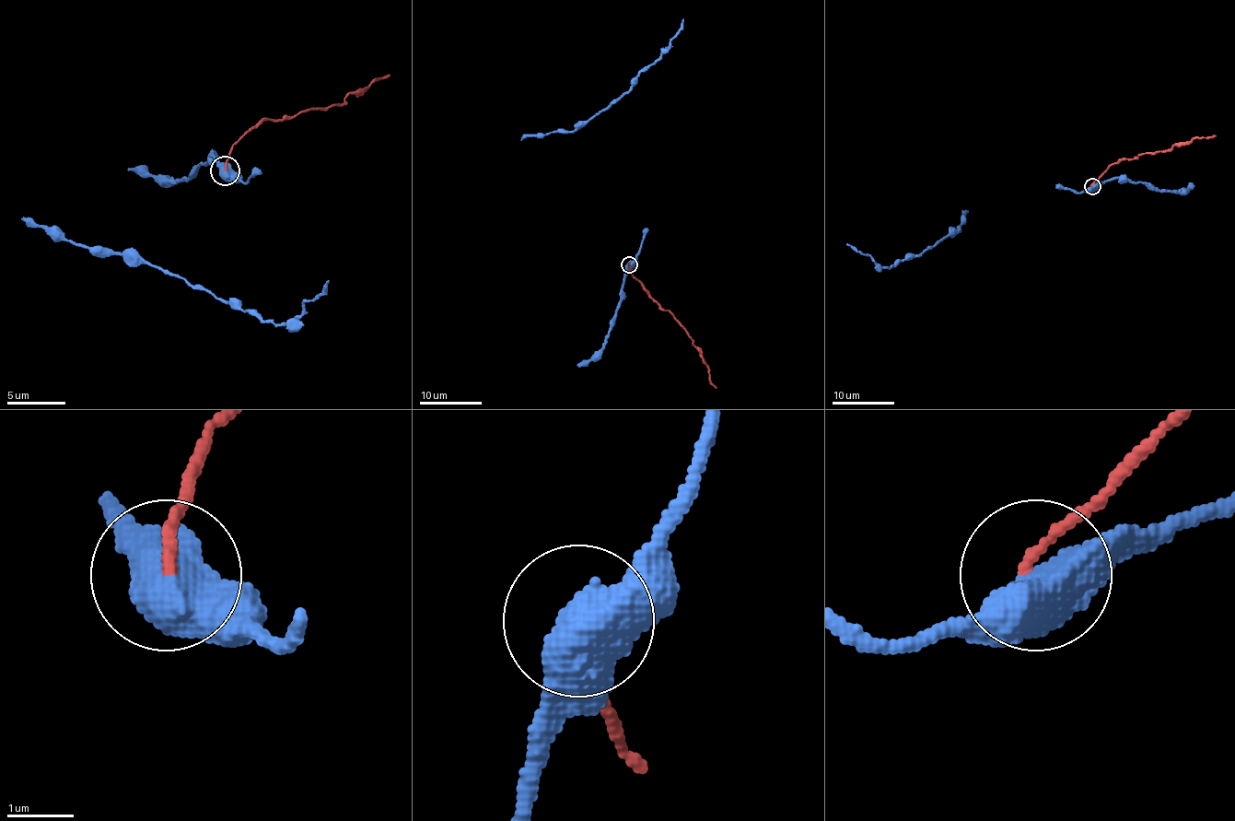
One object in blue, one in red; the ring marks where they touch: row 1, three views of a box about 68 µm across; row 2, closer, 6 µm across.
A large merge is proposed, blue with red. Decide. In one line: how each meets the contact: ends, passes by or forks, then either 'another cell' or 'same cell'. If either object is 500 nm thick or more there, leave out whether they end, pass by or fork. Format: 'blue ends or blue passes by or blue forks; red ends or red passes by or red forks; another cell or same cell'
another cell

